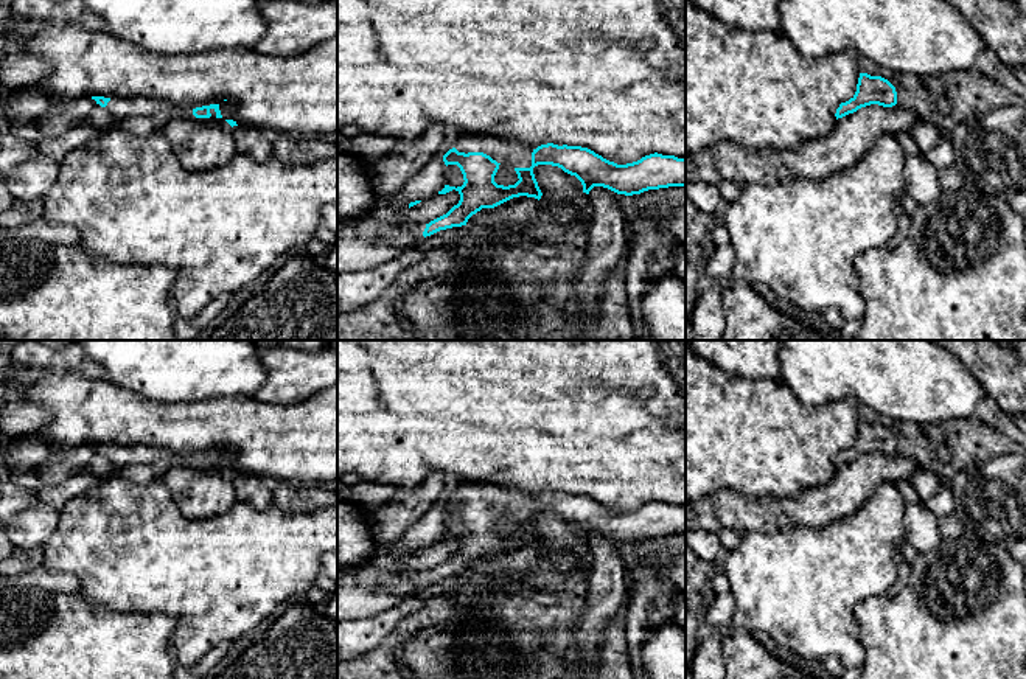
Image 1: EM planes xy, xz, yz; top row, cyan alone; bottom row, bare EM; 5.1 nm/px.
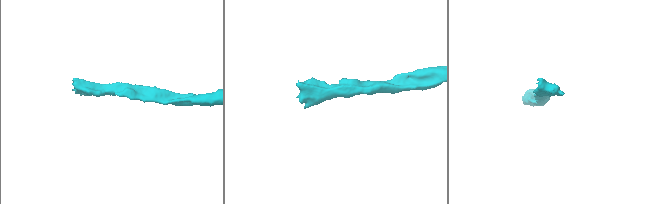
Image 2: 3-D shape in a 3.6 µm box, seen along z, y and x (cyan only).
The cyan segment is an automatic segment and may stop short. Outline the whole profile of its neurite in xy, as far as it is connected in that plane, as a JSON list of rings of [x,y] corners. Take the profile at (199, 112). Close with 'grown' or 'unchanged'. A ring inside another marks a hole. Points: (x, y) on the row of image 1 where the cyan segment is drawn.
[[[92,96],[113,118],[148,117],[159,121],[179,117],[191,118],[222,118],[219,104],[196,107],[193,110],[176,109],[157,98],[129,96],[129,98],[104,98]]] | grown

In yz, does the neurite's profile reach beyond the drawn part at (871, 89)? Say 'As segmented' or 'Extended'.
As segmented

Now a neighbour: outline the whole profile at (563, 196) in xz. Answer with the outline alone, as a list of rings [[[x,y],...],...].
[[[538,165],[535,179],[543,193],[539,207],[550,211],[560,222],[571,224],[580,218],[589,221],[592,207],[581,182],[558,166]]]

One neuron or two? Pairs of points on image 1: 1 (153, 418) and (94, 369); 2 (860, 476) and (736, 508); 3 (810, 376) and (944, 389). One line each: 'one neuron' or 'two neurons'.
1: two neurons
2: one neuron
3: one neuron

